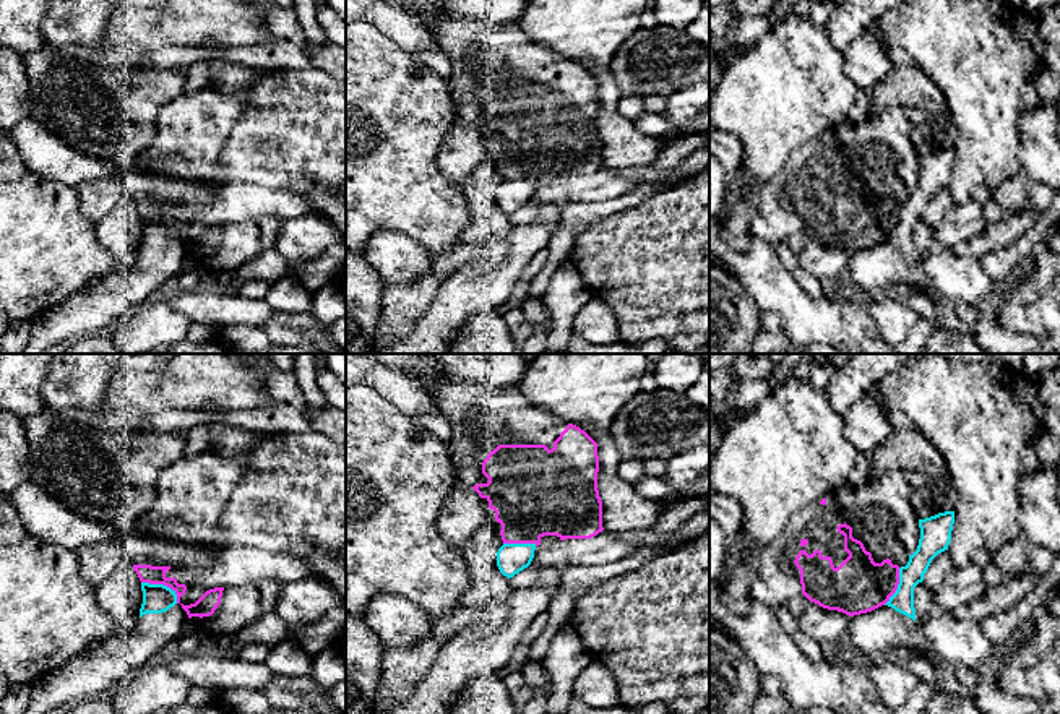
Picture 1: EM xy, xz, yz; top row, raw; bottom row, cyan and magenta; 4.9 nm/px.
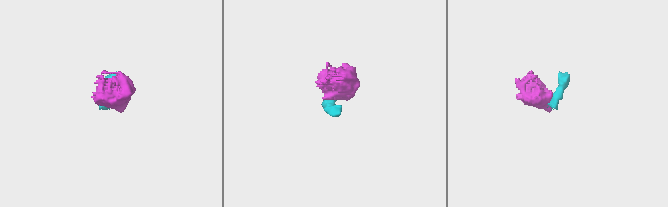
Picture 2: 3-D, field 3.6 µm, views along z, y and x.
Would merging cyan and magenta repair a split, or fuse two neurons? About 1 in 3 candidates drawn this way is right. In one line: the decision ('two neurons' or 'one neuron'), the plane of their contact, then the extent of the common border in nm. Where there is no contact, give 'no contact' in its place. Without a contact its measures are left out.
two neurons; contact in xy; length 220 nm

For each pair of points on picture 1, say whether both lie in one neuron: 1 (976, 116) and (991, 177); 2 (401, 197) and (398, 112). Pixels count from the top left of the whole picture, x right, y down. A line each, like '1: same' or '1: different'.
1: same
2: same

